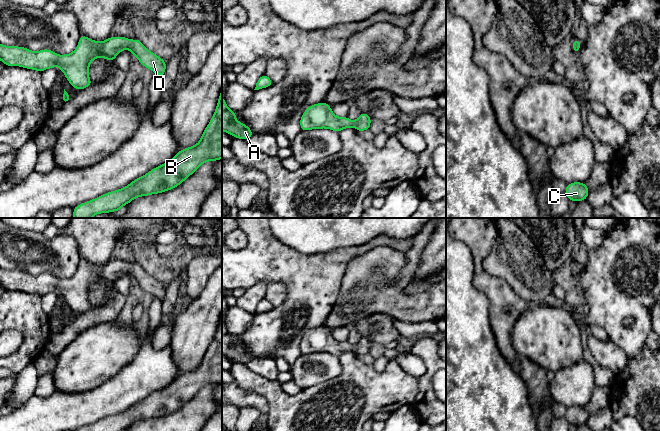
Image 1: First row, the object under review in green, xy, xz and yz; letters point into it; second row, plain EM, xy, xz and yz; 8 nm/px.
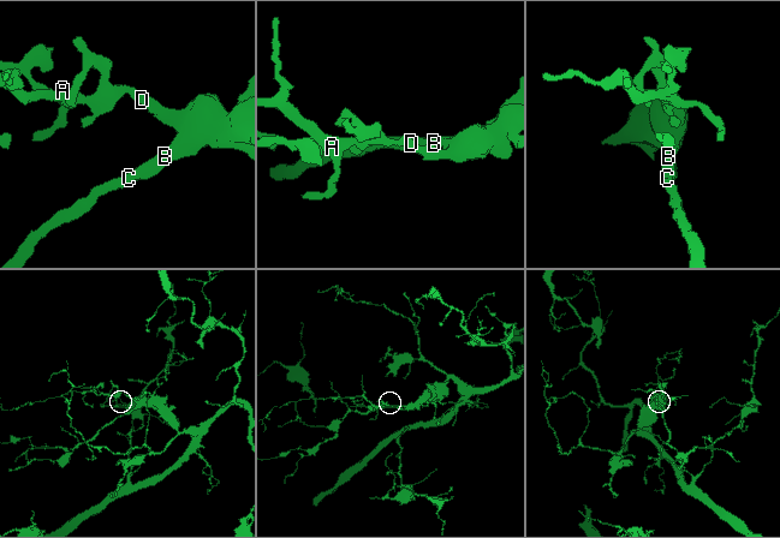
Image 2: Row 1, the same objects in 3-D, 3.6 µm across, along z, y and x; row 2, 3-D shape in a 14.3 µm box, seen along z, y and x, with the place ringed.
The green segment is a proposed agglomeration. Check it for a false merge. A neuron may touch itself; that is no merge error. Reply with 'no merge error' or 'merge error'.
no merge error

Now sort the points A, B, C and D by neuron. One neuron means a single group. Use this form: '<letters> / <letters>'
A B C D

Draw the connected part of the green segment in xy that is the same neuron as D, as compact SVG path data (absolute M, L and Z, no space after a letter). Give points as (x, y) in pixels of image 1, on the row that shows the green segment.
M81 35L76 49L65 55L58 55L49 49L34 52L25 47L0 44L0 60L6 66L20 66L39 72L58 66L70 85L81 90L92 85L89 66L94 59L103 57L113 61L122 50L129 49L144 67L154 74L164 76L167 63L162 58L149 51L139 39L131 41L121 36L97 42Z

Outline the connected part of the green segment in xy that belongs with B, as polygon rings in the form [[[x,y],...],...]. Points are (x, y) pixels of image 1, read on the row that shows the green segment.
[[[222,89],[215,112],[196,145],[180,150],[171,160],[127,186],[75,206],[72,218],[91,218],[100,213],[120,211],[137,197],[159,194],[179,186],[203,163],[219,159],[222,159]]]

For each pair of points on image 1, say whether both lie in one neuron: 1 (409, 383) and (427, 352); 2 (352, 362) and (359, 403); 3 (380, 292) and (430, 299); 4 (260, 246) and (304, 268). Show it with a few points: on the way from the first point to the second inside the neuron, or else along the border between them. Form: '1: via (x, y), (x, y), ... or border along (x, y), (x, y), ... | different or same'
1: border along (418, 378), (418, 392), (413, 401) | different
2: via (354, 372), (359, 385), (359, 393) | same
3: via (392, 300), (418, 300) | same
4: via (271, 257), (293, 268) | same

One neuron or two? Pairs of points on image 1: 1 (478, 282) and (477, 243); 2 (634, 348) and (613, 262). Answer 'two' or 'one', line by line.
1: one
2: one

